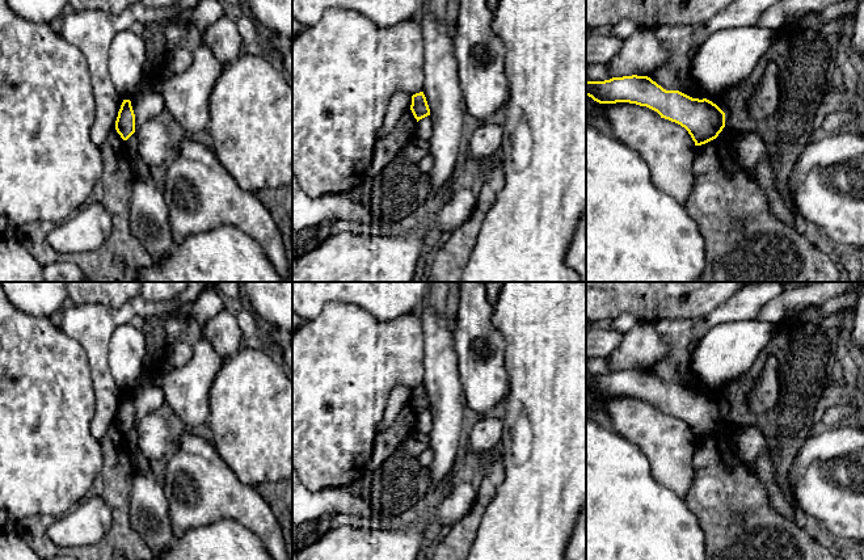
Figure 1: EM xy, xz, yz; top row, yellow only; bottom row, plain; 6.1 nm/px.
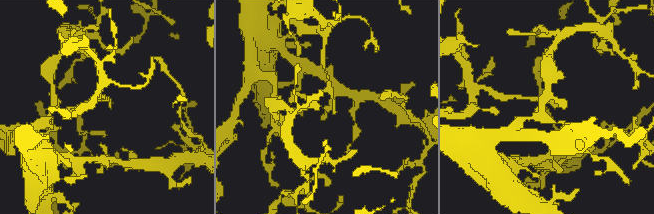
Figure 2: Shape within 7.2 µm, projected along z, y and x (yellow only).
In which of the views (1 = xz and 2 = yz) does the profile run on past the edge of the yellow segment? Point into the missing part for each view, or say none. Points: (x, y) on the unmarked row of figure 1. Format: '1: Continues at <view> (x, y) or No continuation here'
1: No continuation here
2: No continuation here

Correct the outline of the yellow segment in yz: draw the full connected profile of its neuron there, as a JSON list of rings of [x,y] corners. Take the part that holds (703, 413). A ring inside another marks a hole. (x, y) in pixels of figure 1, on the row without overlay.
[[[648,370],[586,374],[586,390],[599,397],[629,396],[646,400],[661,412],[684,421],[695,439],[716,433],[725,421],[725,407],[712,395],[692,392],[679,384],[666,384]]]

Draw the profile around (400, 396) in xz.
[[[396,386],[388,399],[387,407],[384,409],[384,416],[382,424],[378,426],[378,433],[388,429],[395,418],[399,416],[401,409],[410,401],[412,390],[405,386]]]

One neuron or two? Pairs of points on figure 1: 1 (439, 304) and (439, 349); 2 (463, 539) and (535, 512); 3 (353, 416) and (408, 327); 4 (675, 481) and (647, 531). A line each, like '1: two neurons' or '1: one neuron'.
1: two neurons
2: two neurons
3: one neuron
4: two neurons

